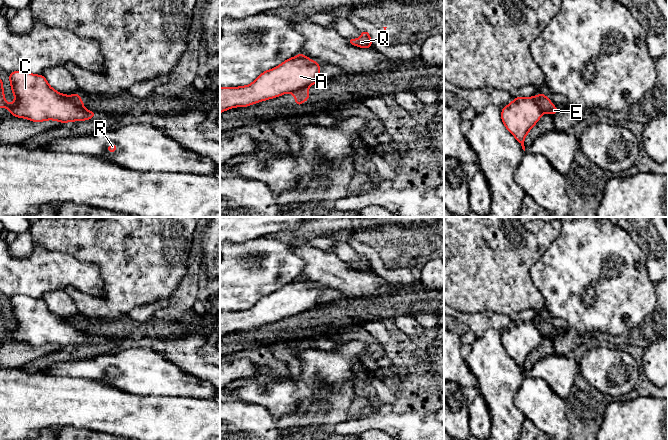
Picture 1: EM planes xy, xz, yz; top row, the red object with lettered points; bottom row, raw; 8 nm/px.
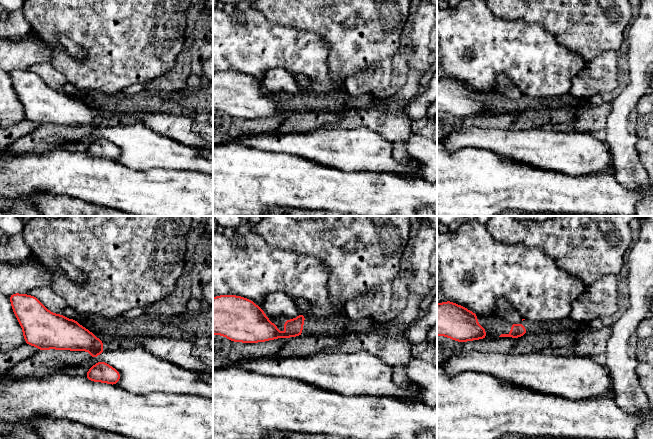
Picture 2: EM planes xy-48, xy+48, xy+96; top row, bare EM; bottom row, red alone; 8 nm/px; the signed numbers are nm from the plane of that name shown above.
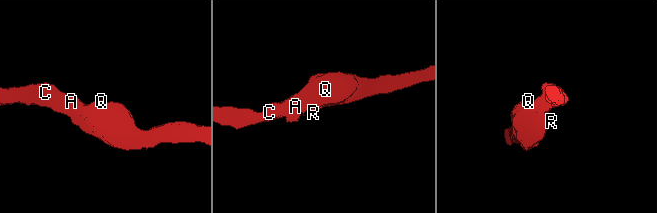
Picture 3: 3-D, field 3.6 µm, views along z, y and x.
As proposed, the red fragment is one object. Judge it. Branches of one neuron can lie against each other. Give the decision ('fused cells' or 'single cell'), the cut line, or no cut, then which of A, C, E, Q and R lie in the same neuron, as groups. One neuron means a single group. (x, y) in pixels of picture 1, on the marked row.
fused cells; cut in xy along (71, 96), (72, 100), (83, 108); A C Q R / E

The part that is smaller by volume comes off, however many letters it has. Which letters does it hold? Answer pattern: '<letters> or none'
E

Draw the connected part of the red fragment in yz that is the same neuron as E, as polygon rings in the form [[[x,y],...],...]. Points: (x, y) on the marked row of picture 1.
[[[540,91],[538,96],[533,96],[533,99],[541,109],[542,113],[549,113],[552,115],[555,115],[558,113],[556,104],[553,105],[552,102],[549,100],[549,97],[543,95]]]

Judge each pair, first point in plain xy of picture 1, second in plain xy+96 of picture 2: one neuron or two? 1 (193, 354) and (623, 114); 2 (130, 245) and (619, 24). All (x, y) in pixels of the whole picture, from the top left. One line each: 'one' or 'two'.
1: two
2: one

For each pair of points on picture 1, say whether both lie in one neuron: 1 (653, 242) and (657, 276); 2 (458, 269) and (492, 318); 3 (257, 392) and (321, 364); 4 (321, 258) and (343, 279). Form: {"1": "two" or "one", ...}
{"1": "one", "2": "two", "3": "one", "4": "one"}

